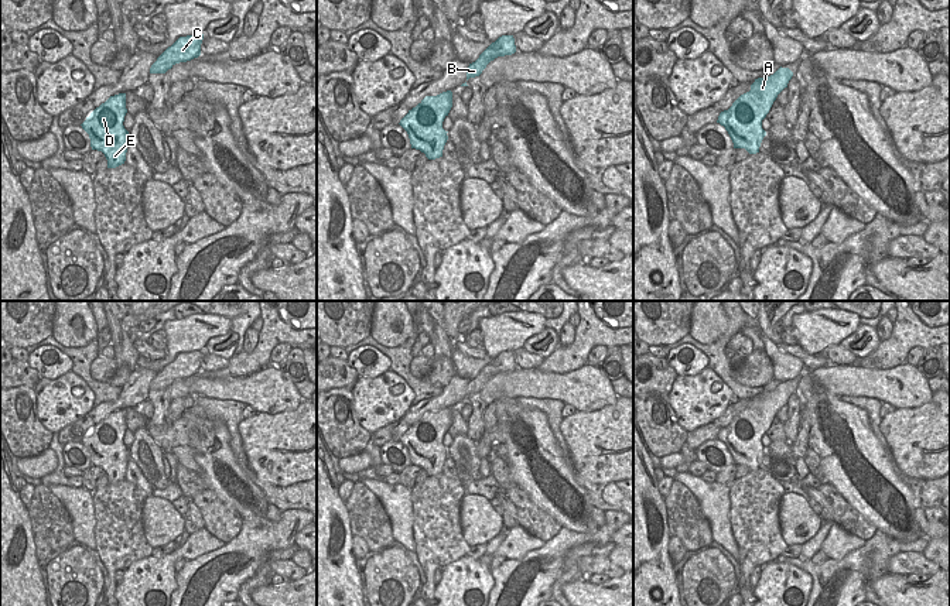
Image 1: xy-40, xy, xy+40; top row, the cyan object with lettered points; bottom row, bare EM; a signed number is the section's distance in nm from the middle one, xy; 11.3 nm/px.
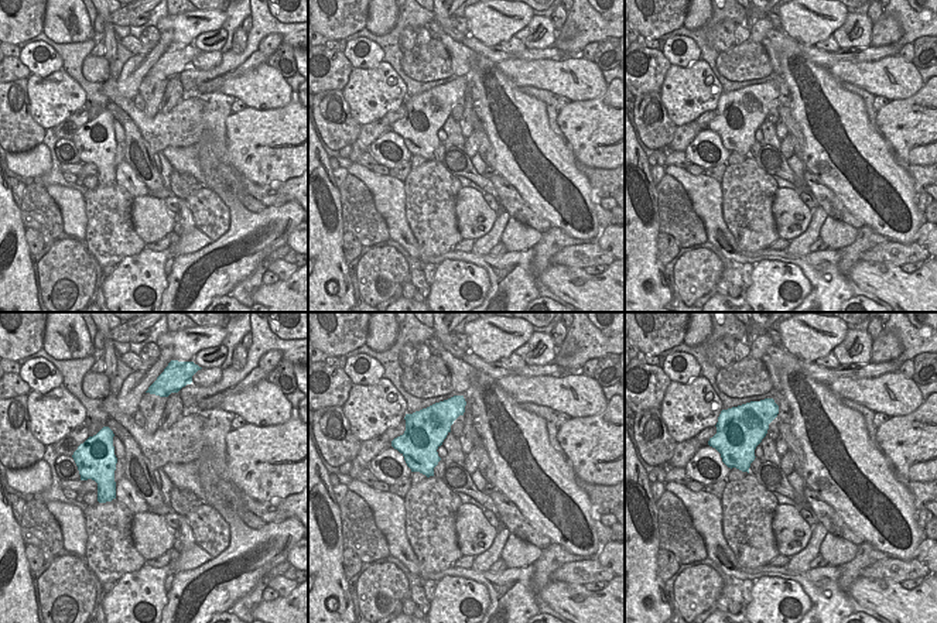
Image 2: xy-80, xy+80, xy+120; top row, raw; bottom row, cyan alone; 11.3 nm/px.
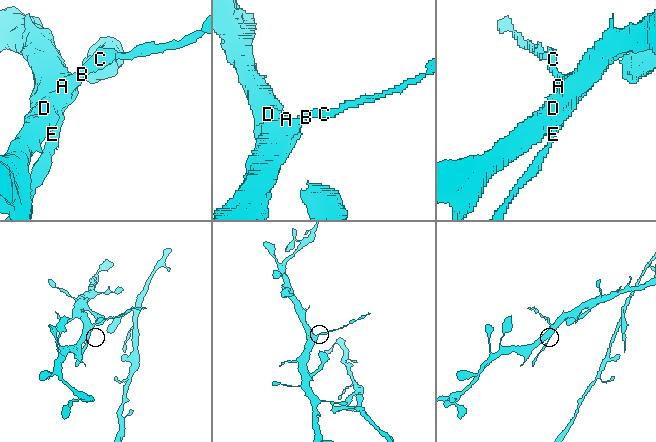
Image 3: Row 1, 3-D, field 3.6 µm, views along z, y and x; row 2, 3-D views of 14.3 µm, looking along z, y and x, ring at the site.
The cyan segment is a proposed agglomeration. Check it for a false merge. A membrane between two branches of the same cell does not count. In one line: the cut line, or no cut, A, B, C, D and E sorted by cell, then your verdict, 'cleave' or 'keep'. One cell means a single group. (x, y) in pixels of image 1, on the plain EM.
xy (467, 390), (468, 394) | A D E / B C | cleave

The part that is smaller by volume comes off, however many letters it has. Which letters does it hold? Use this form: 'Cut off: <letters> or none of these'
Cut off: B, C.

